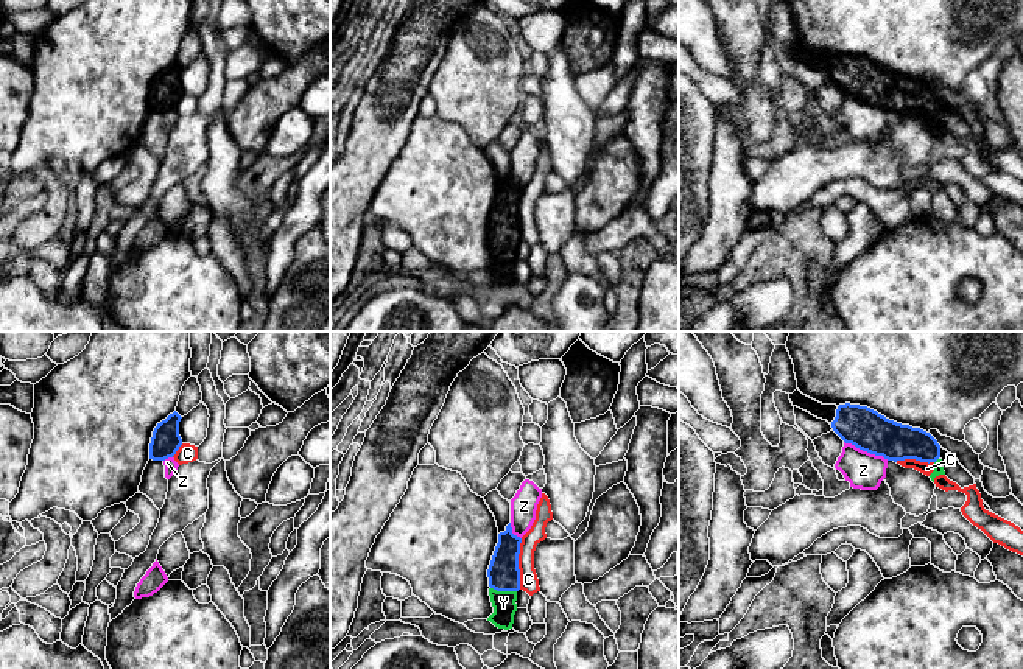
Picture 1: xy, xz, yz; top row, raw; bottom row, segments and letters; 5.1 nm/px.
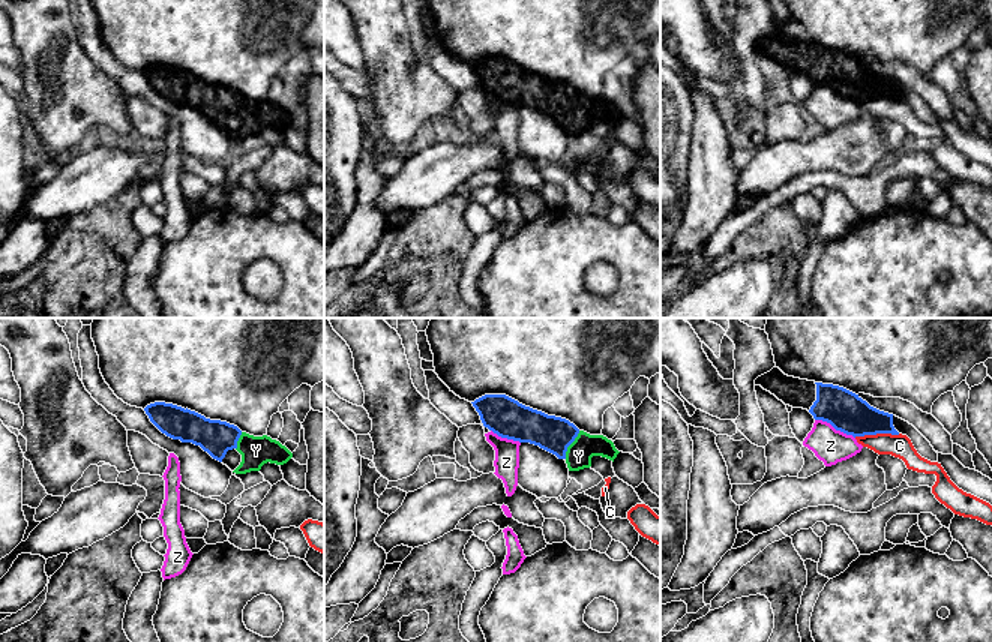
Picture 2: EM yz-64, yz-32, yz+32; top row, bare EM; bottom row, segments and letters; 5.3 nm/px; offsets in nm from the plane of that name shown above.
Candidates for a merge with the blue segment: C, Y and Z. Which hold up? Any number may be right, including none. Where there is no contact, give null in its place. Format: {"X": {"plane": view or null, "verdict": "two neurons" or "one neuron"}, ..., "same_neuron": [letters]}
{"C": {"plane": "xz", "verdict": "two neurons"}, "Y": {"plane": "xz", "verdict": "one neuron"}, "Z": {"plane": "yz", "verdict": "two neurons"}, "same_neuron": ["Y"]}

